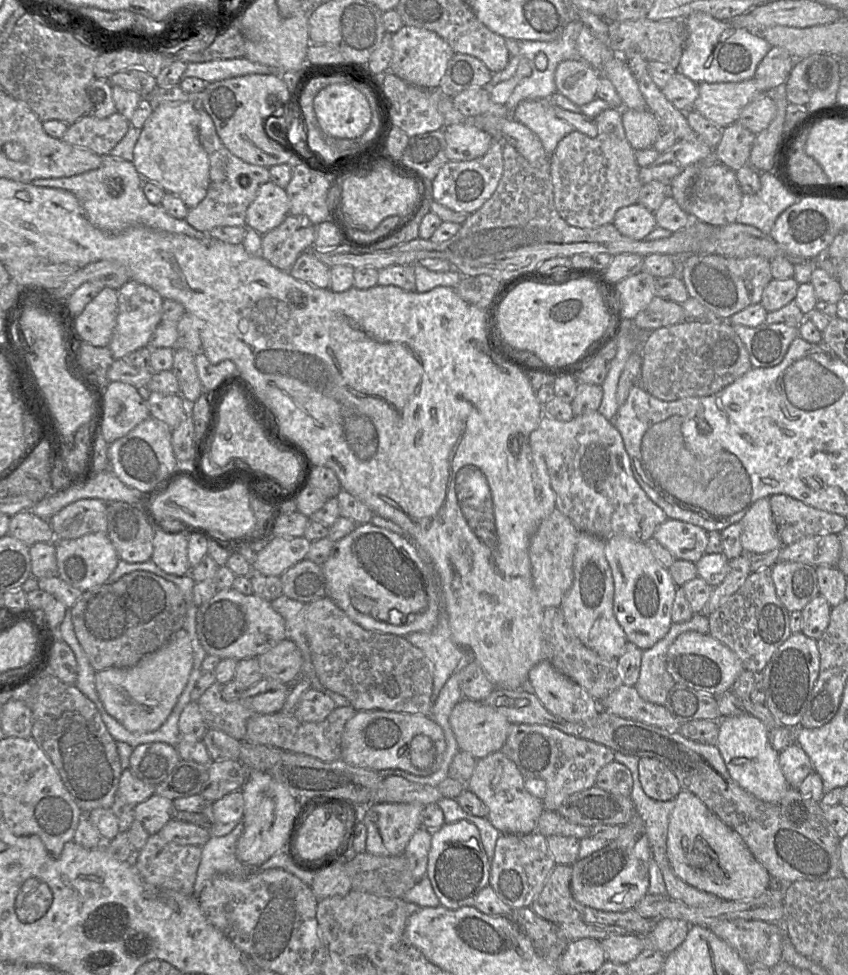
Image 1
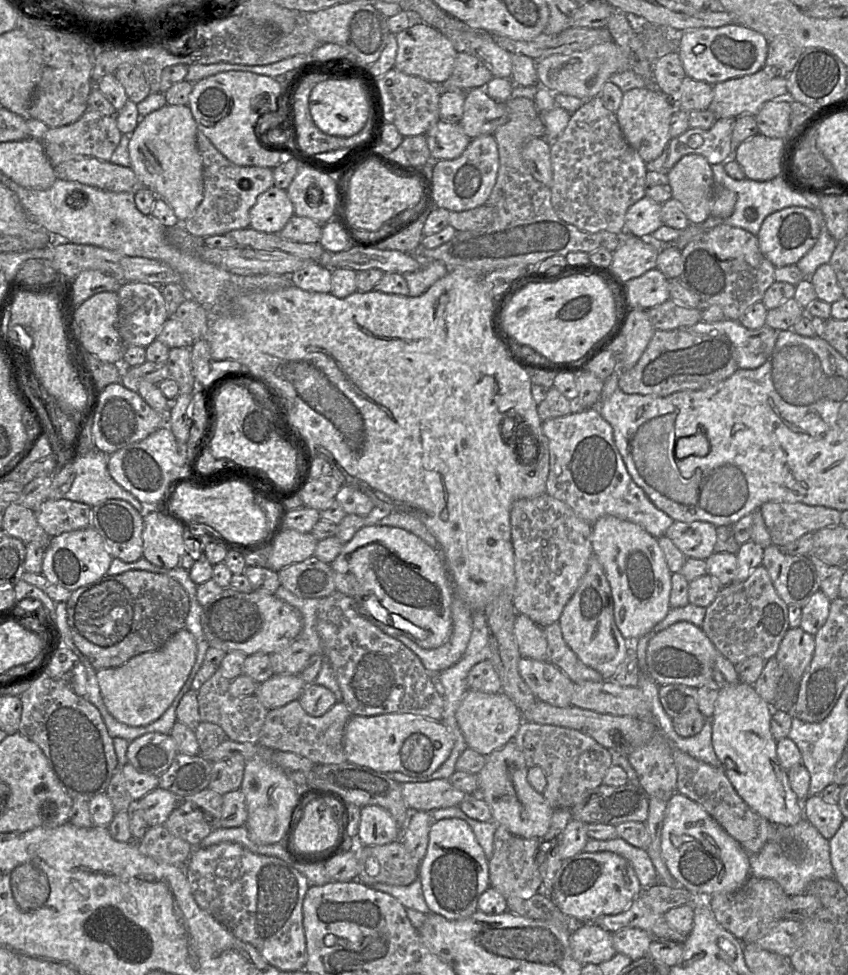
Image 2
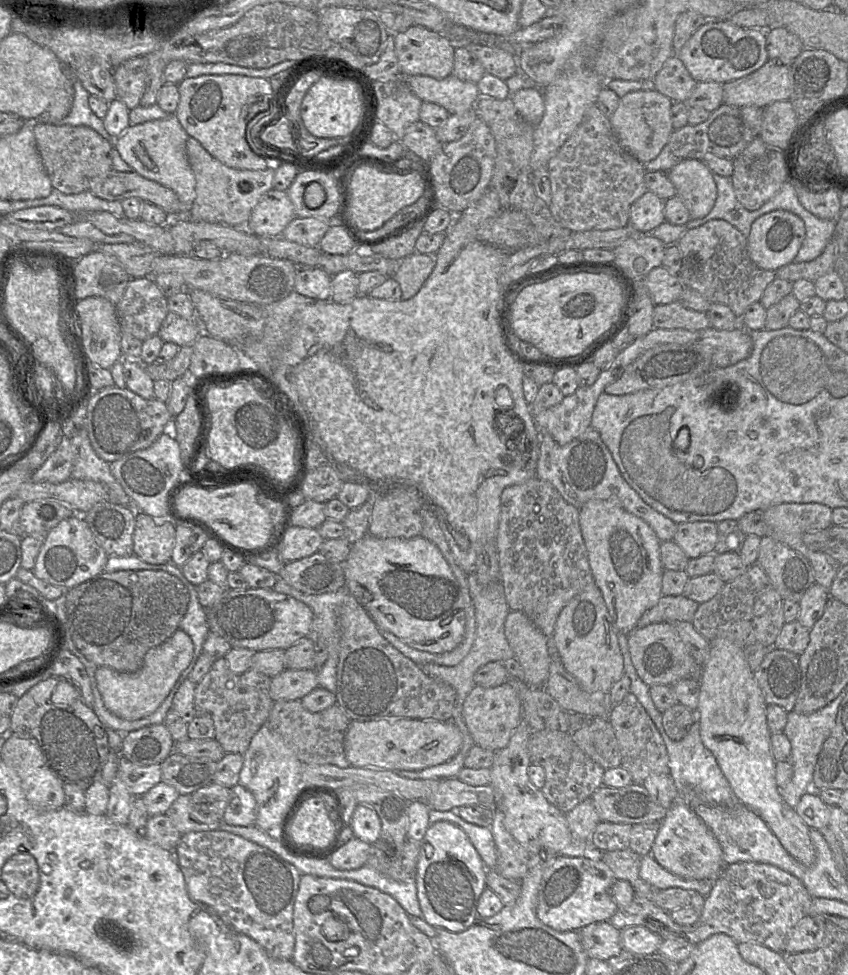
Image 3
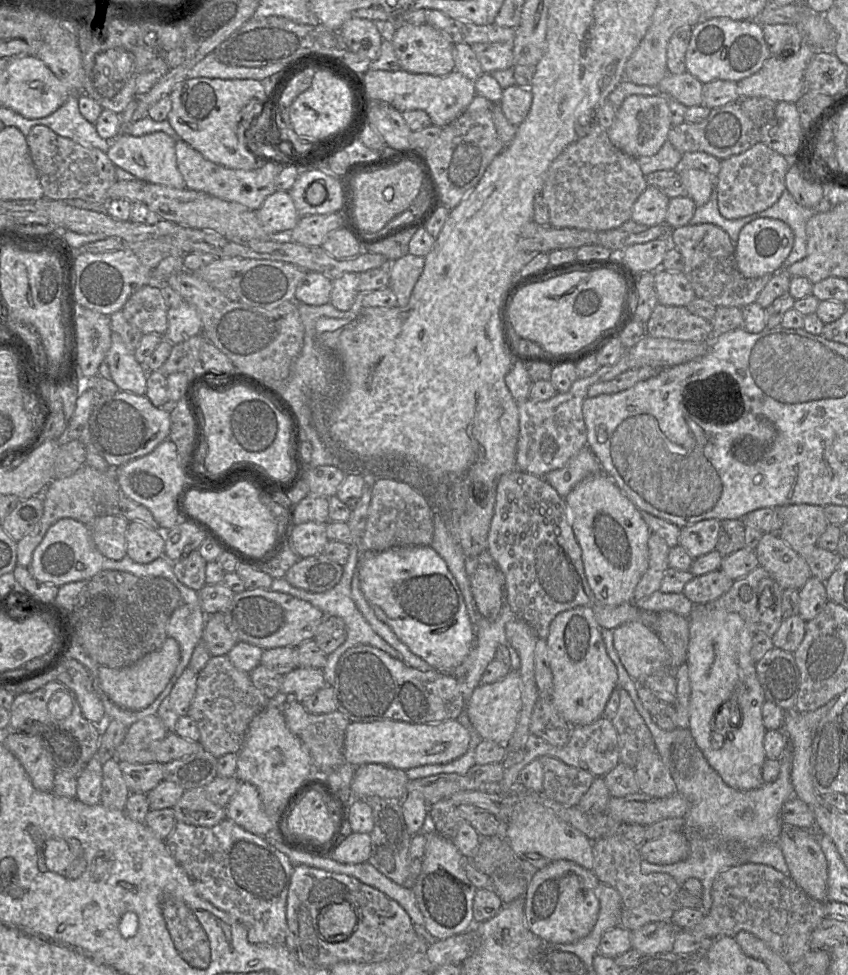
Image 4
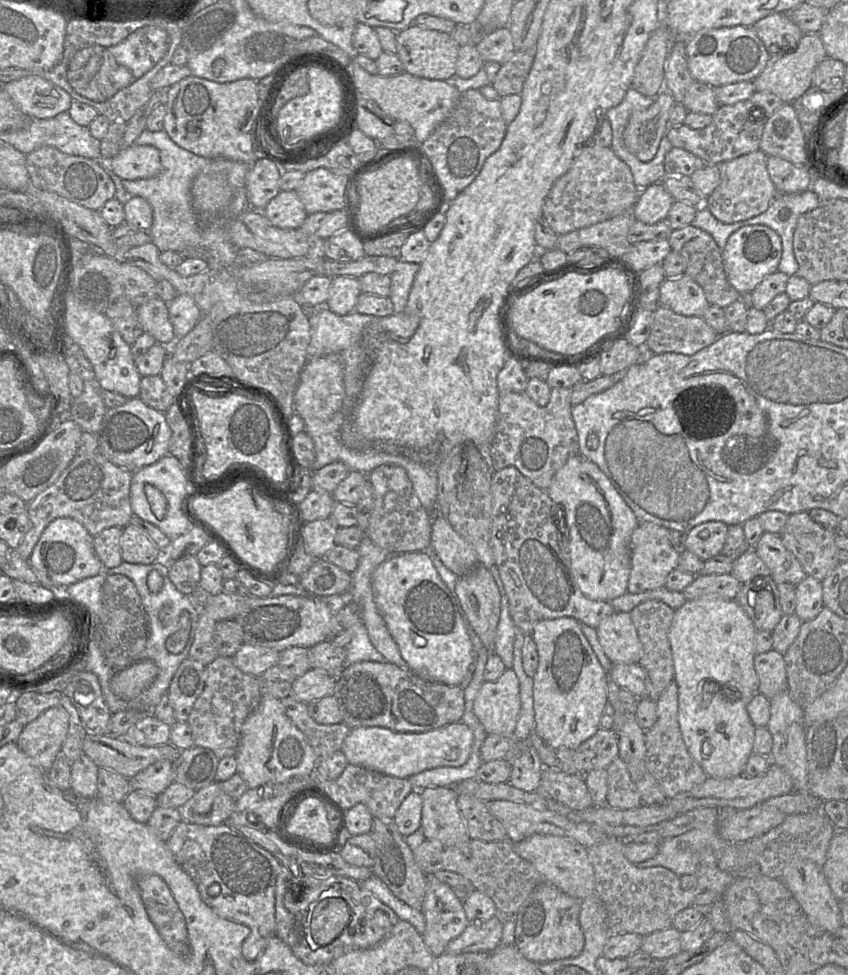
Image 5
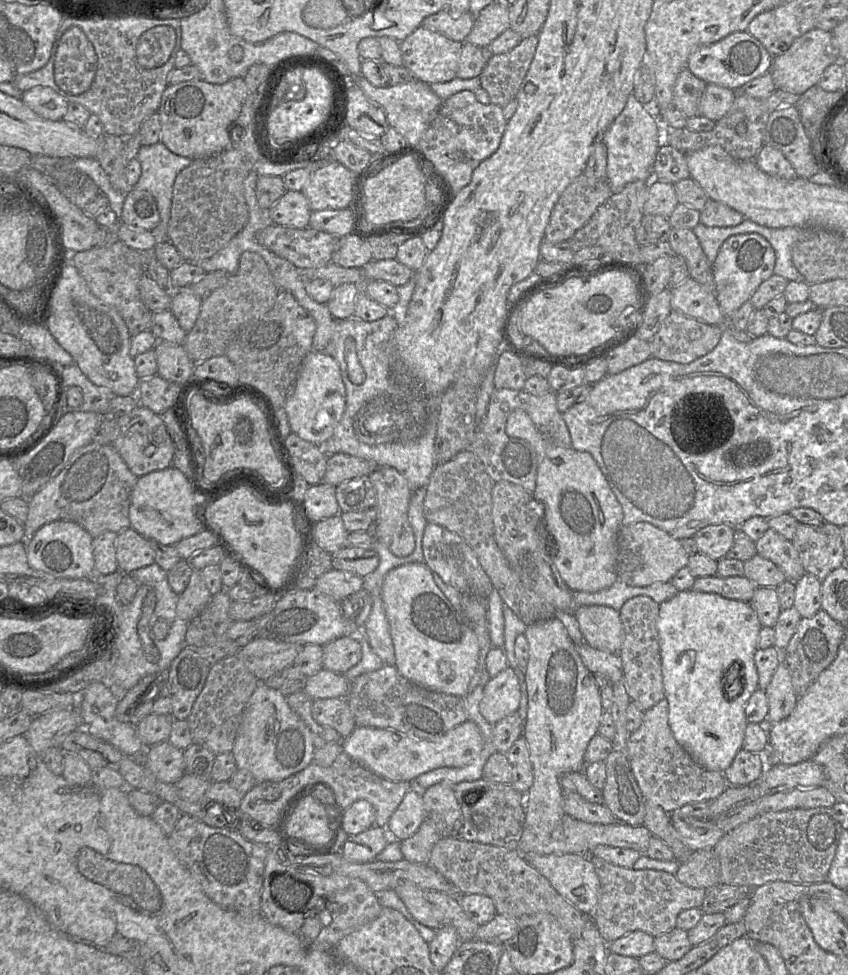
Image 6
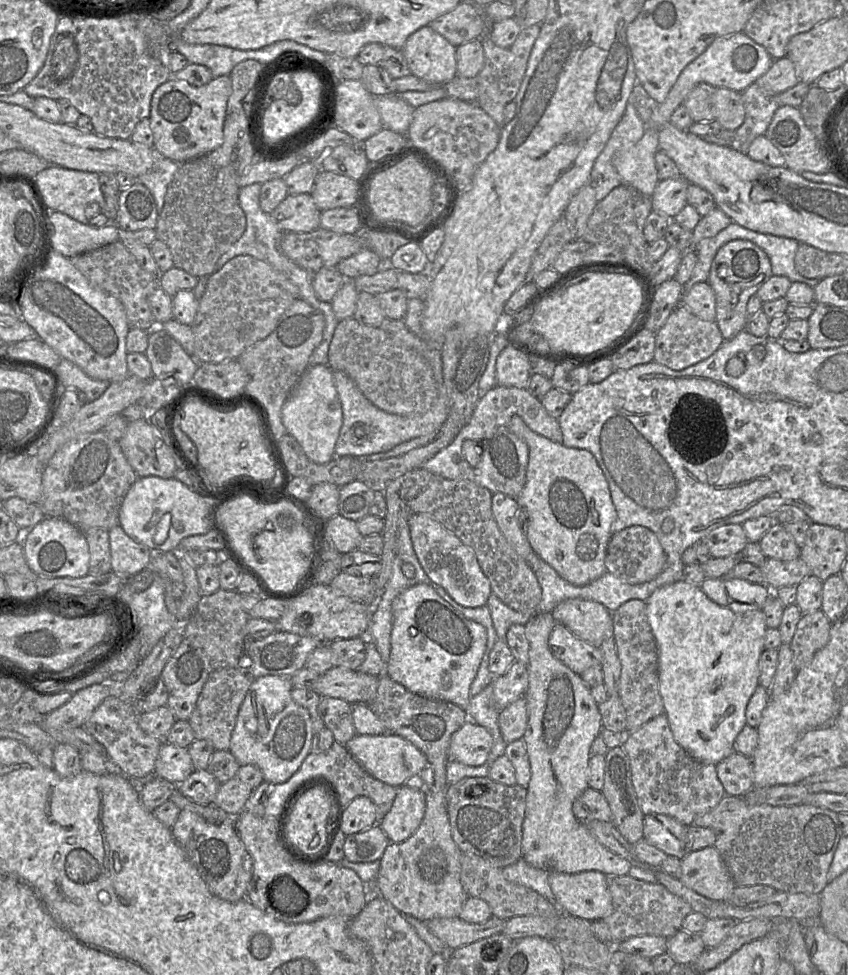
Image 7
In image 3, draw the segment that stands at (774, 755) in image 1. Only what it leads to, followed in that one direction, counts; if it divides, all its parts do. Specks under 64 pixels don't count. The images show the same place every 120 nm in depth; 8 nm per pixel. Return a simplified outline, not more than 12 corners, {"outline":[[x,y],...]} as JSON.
{"outline":[[710,642],[700,737],[733,792],[804,866],[810,828],[775,779],[744,649]]}

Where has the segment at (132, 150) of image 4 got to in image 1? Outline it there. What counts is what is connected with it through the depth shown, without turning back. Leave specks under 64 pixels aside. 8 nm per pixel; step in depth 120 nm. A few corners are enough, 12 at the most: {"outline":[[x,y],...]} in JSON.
{"outline":[[154,105],[133,150],[144,181],[196,207],[209,187],[198,105]]}

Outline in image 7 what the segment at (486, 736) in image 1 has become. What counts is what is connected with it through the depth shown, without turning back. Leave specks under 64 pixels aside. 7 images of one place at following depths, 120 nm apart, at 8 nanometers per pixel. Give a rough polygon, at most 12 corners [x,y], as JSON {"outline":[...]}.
{"outline":[[514,661],[494,677],[493,701],[500,711],[524,696],[526,663]]}

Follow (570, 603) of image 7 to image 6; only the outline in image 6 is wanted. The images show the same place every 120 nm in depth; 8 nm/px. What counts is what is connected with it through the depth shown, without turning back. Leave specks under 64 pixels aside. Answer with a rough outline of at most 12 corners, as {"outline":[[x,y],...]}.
{"outline":[[576,607],[585,644],[618,655],[624,639],[619,611]]}

